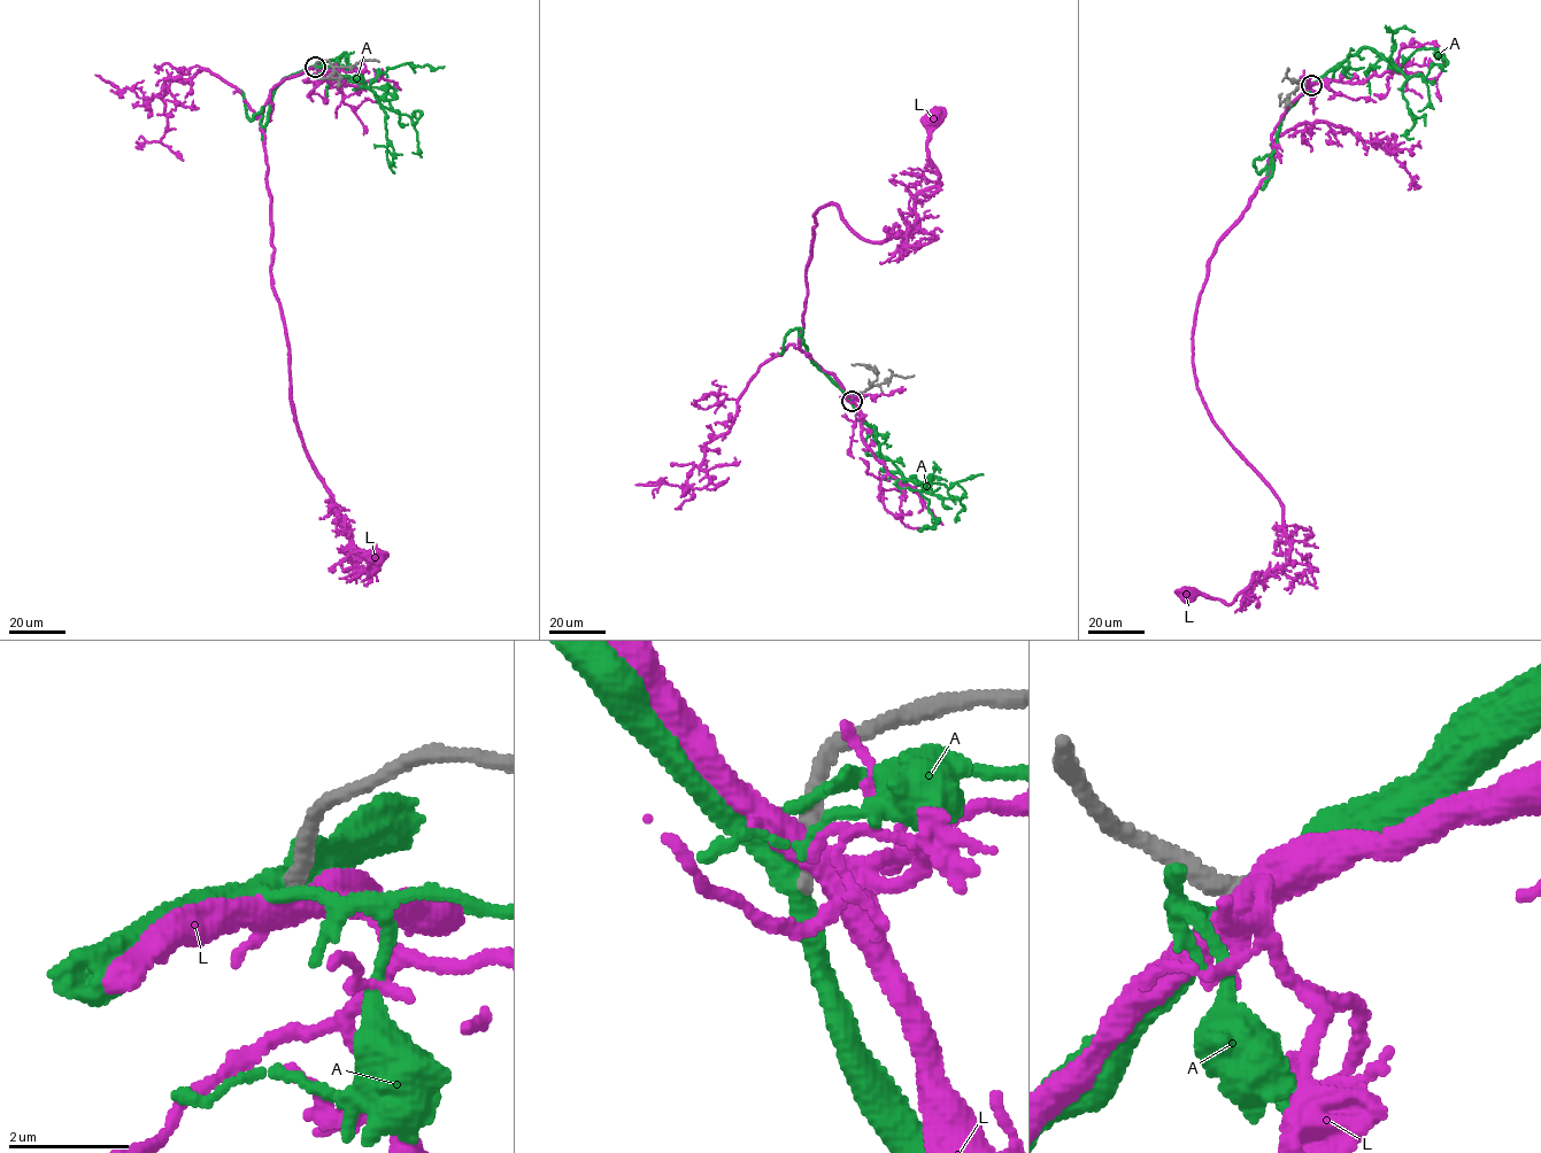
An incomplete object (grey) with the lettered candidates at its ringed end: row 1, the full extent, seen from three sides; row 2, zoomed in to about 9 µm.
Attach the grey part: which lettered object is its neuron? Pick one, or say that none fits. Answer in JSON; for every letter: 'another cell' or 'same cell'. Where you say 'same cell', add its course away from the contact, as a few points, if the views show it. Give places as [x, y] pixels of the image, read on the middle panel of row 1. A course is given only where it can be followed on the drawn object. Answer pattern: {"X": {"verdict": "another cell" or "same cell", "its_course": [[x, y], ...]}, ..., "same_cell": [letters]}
{"A": {"verdict": "another cell"}, "L": {"verdict": "another cell"}, "same_cell": []}

